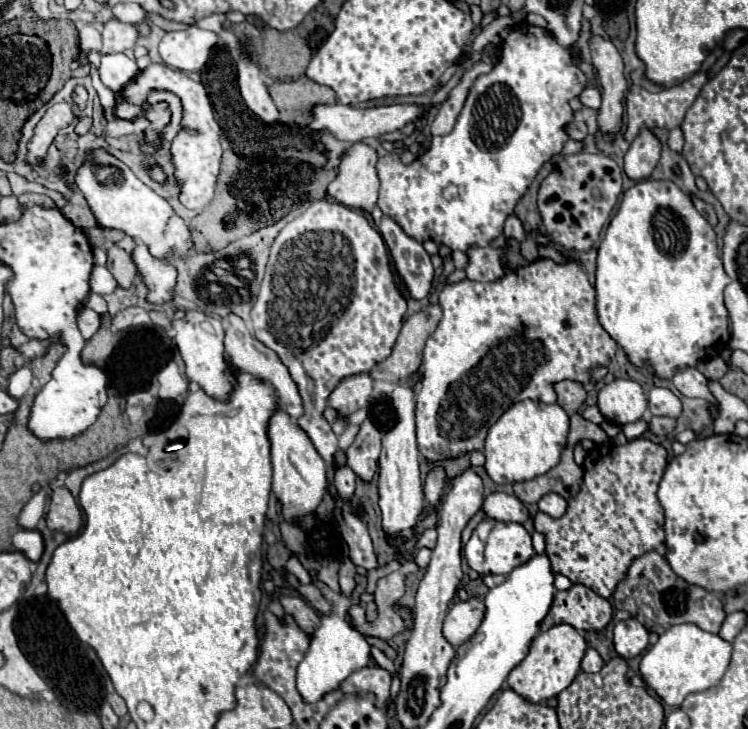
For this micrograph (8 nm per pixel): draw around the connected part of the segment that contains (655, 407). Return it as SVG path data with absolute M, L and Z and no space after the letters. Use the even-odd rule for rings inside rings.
M653 388L649 392L649 410L655 416L679 418L679 414L681 414L681 400L667 388Z

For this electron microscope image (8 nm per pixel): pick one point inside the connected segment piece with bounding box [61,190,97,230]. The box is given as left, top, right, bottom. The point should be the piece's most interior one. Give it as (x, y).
(76, 209)

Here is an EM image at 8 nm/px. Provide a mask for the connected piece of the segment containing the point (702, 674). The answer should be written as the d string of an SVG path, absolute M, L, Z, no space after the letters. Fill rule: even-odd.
M695 624L671 626L659 636L657 644L649 646L641 658L639 670L647 686L661 698L663 704L679 708L681 702L693 694L717 686L729 666L731 644L717 634L709 634Z

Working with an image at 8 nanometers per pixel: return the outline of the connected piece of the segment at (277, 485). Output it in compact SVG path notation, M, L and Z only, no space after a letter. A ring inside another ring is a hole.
M275 410L275 414L269 418L267 436L271 442L271 464L273 464L273 492L277 500L283 504L283 516L285 520L293 522L295 518L303 514L313 514L319 502L323 500L325 488L327 488L327 464L315 450L311 438L291 420L285 410Z

